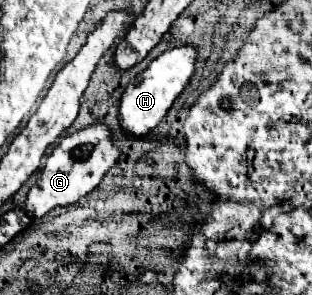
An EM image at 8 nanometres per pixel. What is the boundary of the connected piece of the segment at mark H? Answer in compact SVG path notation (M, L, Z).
M191 45L175 47L171 51L161 53L155 61L151 61L151 65L141 75L137 75L123 91L121 105L119 105L121 127L135 137L141 137L141 135L147 135L149 131L153 131L155 125L159 125L165 119L165 115L173 107L175 99L189 85L189 81L195 73L195 61L197 61L197 49Z

